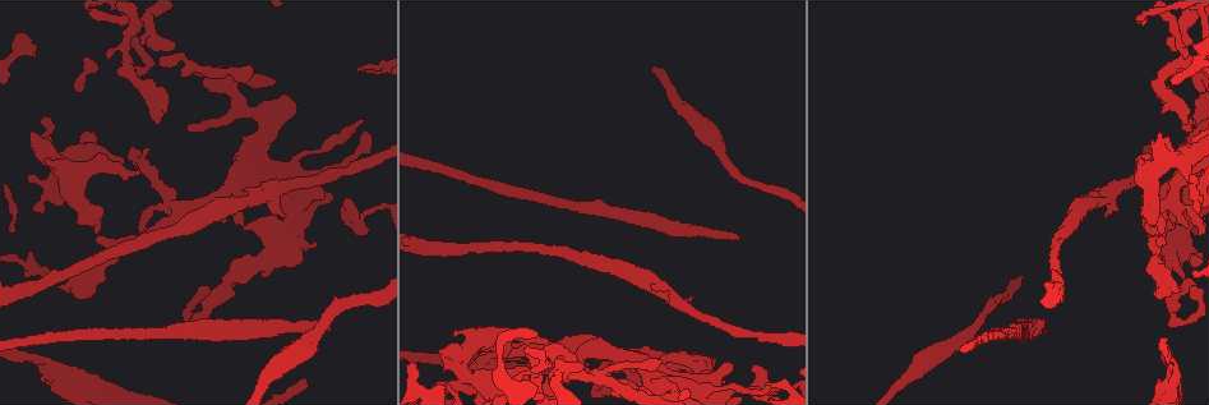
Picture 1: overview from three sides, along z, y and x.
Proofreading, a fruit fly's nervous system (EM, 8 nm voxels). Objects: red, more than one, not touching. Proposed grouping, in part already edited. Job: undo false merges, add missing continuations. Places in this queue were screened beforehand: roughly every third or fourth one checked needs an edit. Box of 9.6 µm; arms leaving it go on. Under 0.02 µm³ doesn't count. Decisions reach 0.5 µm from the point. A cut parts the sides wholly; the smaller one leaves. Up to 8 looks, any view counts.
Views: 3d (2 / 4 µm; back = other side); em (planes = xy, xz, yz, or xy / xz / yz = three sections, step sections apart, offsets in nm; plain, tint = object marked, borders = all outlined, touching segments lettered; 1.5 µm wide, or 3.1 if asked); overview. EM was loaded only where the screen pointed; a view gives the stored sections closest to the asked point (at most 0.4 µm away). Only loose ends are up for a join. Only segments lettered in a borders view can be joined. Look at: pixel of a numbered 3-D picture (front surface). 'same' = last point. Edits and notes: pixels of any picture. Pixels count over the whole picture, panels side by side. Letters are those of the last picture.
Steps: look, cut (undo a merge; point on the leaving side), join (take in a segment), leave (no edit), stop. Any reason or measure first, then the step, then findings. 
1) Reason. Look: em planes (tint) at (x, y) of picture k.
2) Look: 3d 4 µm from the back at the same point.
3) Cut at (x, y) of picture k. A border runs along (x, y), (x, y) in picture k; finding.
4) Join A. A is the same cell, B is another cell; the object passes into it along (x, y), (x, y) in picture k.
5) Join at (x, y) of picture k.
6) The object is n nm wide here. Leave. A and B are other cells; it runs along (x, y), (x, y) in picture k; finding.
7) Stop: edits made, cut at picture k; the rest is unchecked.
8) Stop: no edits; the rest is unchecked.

Look: em planes (borders) at (1183, 124) of picture 1.

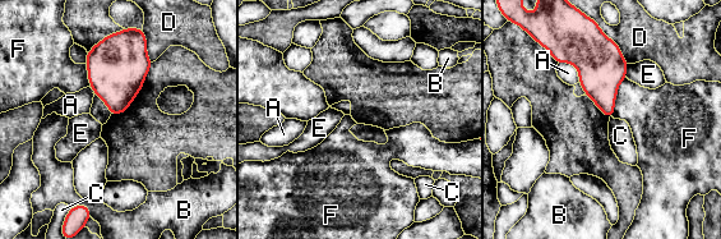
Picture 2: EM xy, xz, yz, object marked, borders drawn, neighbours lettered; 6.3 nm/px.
The longest contact is with F, 280 nm. Leave. A, B, C, D, E and F are other cells; a border runs along (625, 77), (618, 87), (613, 118) in picture 2; no lettered segment goes on from it.

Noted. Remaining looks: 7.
Branch stops here. Look: 3d 4 µm at (1047, 331) of picture 1.

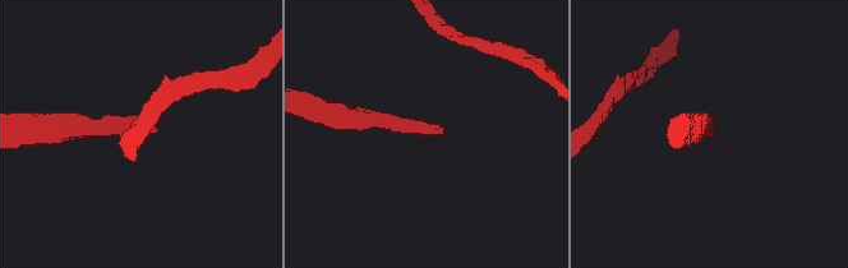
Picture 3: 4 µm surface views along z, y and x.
Now the EM. Look: em xy step 4 (borders) at (154, 132) of picture 3.

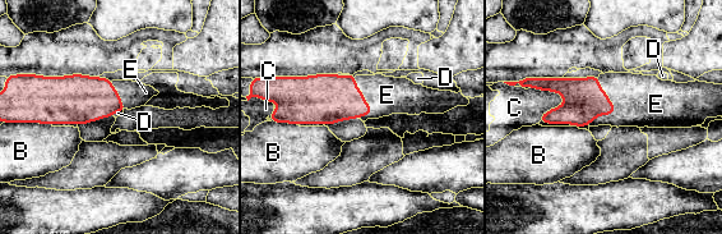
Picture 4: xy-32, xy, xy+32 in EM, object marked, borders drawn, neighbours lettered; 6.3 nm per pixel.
Join E. E is the same cell, B, C and D are other cells; the object passes into it along (584, 100), (615, 108), (640, 101) in picture 4; it goes on there.

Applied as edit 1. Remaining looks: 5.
Stop: edits made, join at picture 4; the rest is unchecked.

